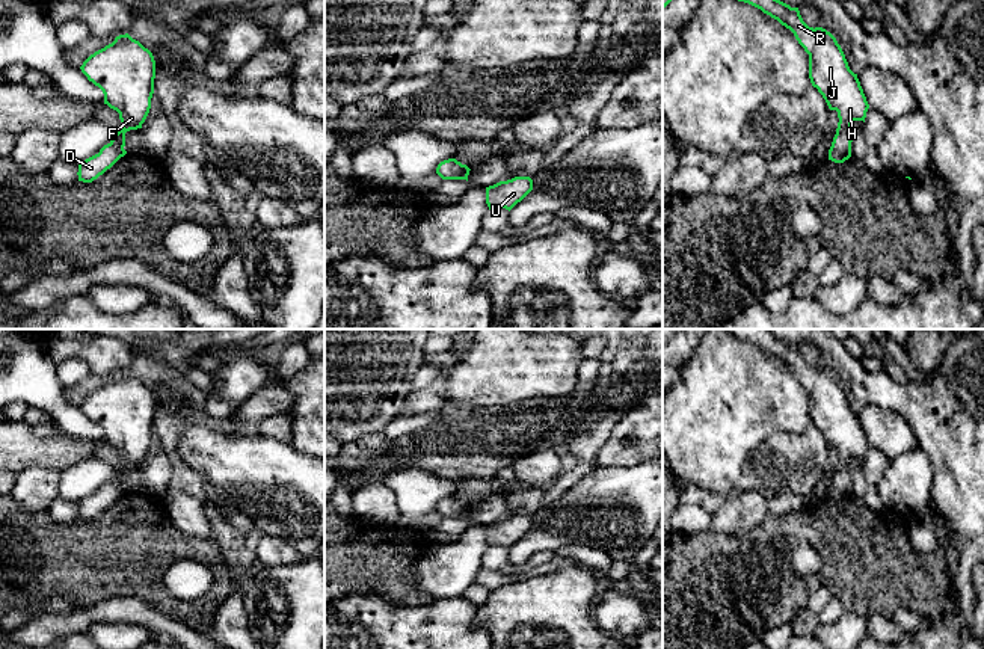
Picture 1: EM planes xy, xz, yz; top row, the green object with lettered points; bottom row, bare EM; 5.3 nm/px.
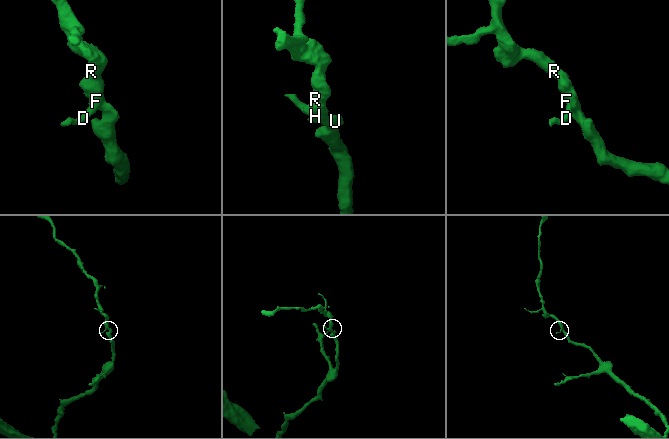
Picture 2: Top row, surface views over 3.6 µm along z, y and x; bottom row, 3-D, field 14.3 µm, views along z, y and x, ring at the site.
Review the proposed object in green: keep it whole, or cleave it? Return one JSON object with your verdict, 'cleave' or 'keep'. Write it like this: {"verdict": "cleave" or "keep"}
{"verdict": "keep"}

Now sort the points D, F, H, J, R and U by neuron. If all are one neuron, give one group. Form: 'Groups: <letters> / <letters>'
Groups: D F H J R U

